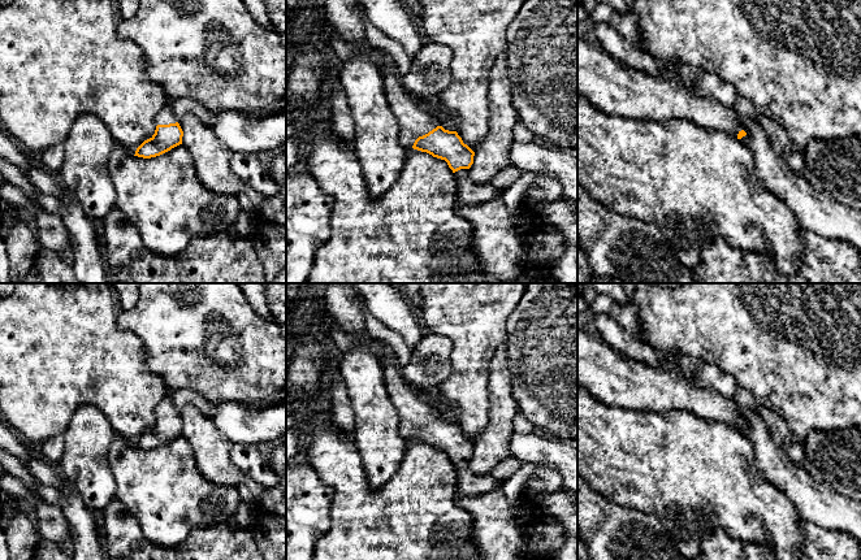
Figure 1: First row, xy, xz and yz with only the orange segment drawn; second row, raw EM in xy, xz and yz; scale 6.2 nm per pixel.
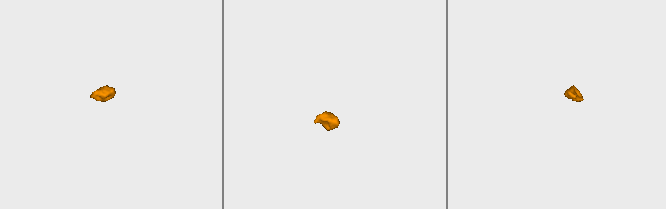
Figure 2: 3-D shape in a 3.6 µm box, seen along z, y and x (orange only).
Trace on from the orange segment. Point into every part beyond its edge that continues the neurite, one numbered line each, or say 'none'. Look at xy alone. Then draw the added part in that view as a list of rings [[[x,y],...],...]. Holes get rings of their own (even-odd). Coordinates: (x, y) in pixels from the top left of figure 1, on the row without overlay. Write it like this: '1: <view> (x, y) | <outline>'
1: xy (165, 408) | [[[165,396],[161,400],[161,403],[157,405],[156,413],[157,413],[157,416],[176,414],[177,413],[177,408],[172,403],[172,400],[168,396]]]

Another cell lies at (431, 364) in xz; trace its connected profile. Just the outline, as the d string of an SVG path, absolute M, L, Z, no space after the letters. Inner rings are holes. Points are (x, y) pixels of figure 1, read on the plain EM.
M438 334L423 337L403 370L407 385L428 391L437 388L453 372L453 342Z

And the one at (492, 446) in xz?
M506 343L498 348L490 361L488 398L488 424L476 439L470 459L470 469L477 476L490 476L498 463L511 456L509 442L519 405L512 395Z

